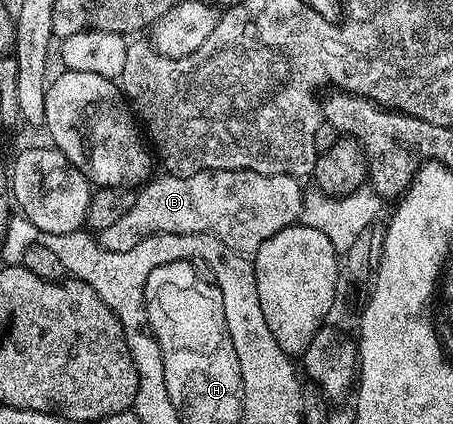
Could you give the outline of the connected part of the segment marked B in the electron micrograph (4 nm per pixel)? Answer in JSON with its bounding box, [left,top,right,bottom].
[100,170,305,256]

